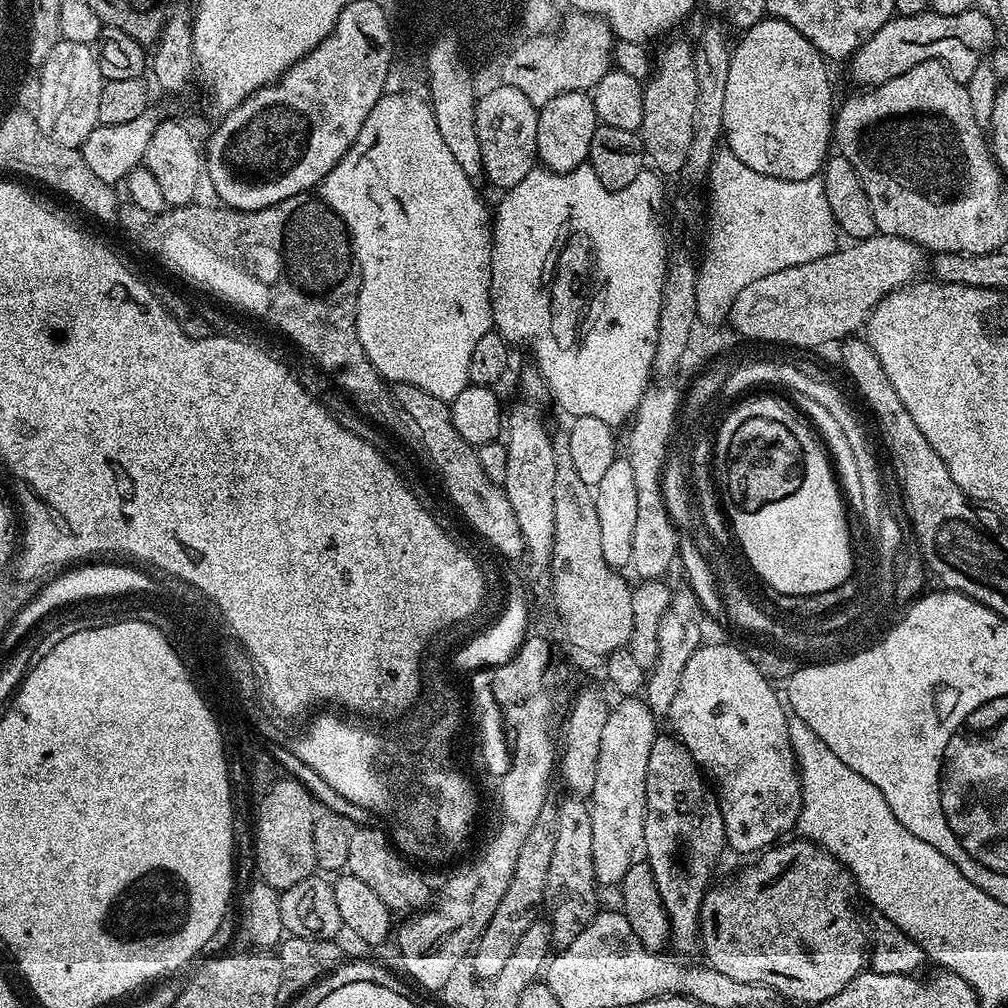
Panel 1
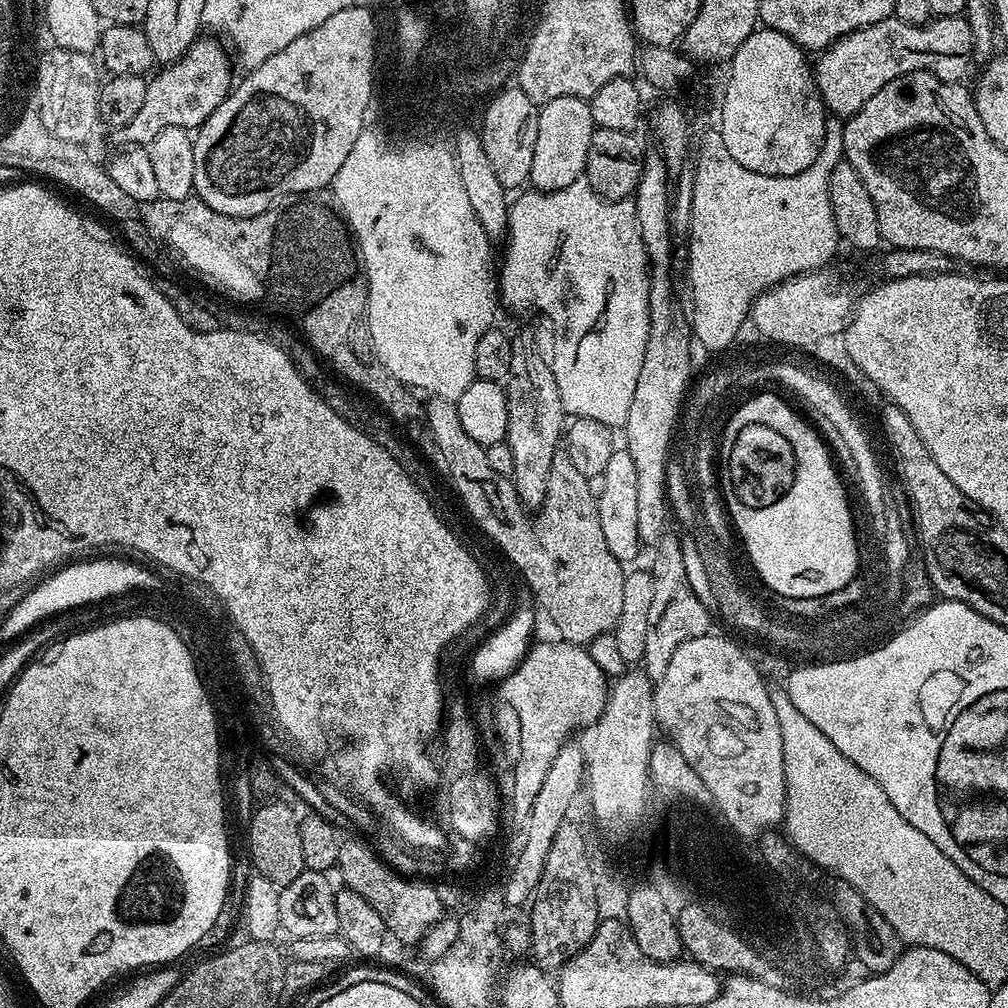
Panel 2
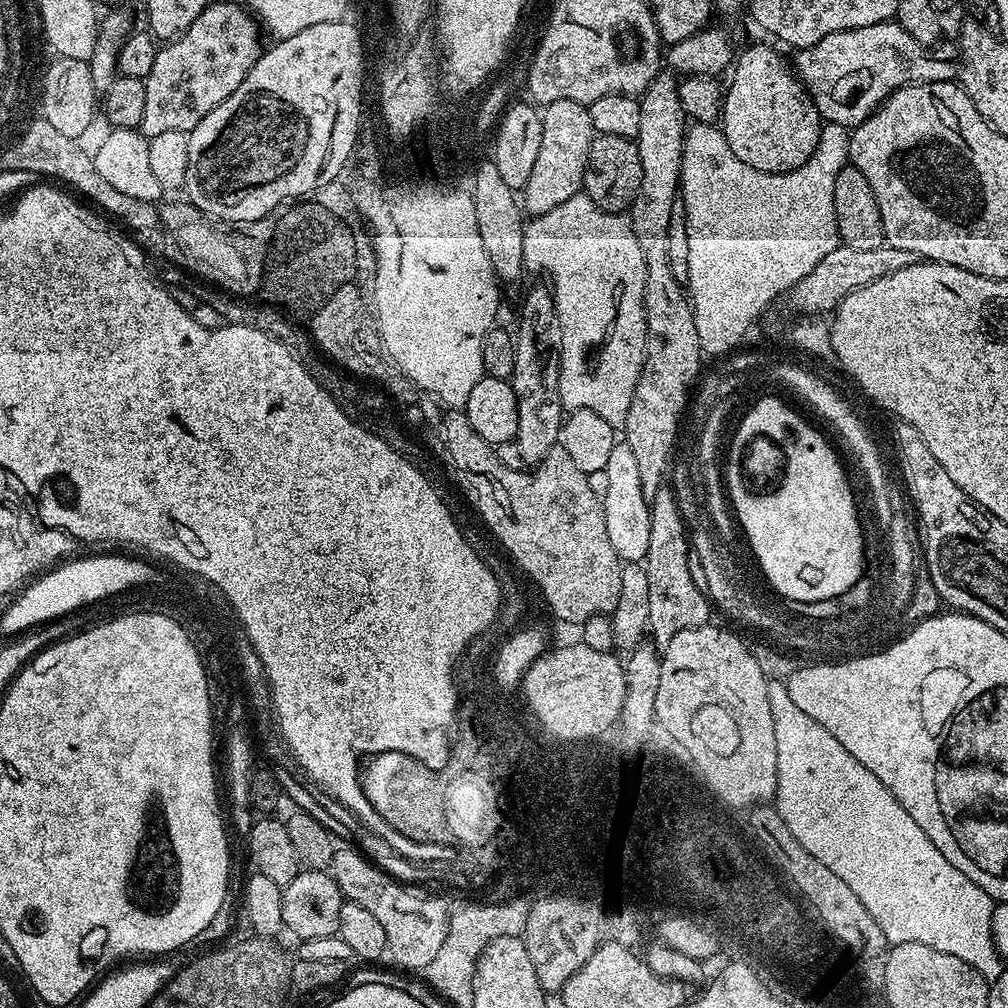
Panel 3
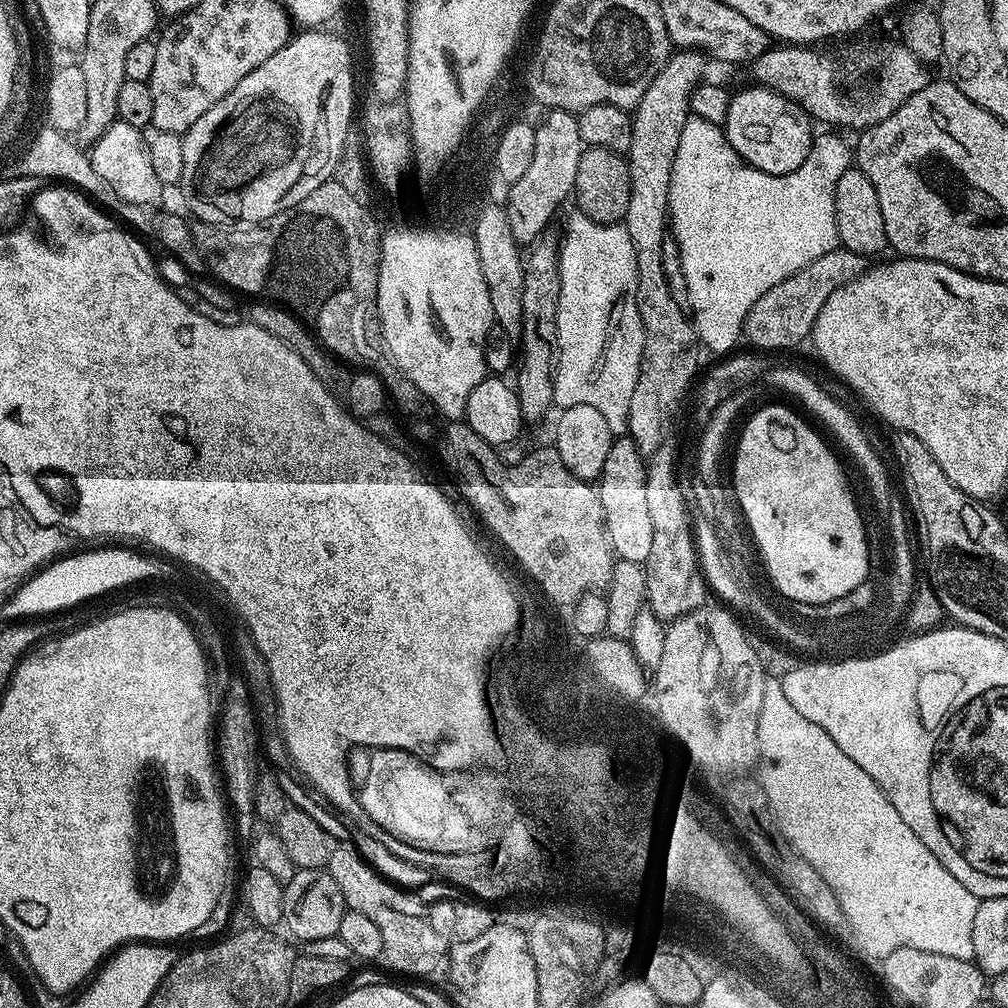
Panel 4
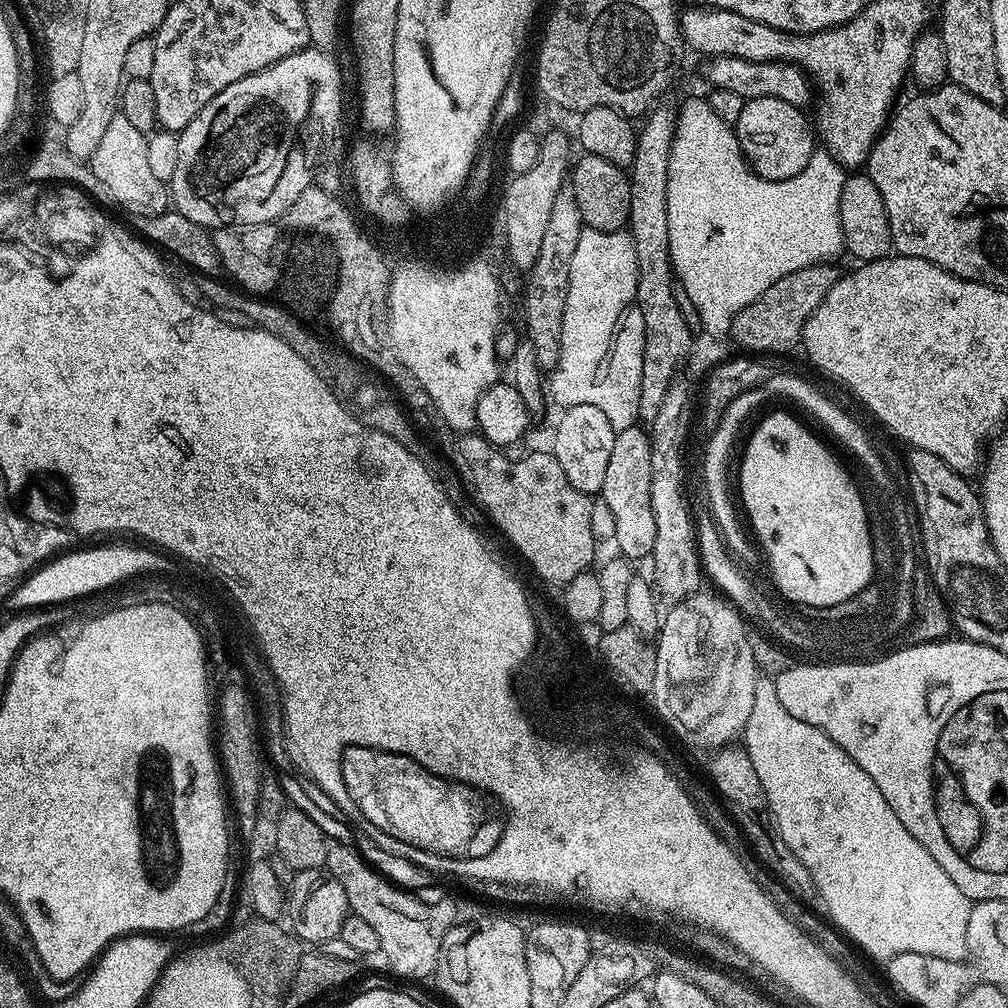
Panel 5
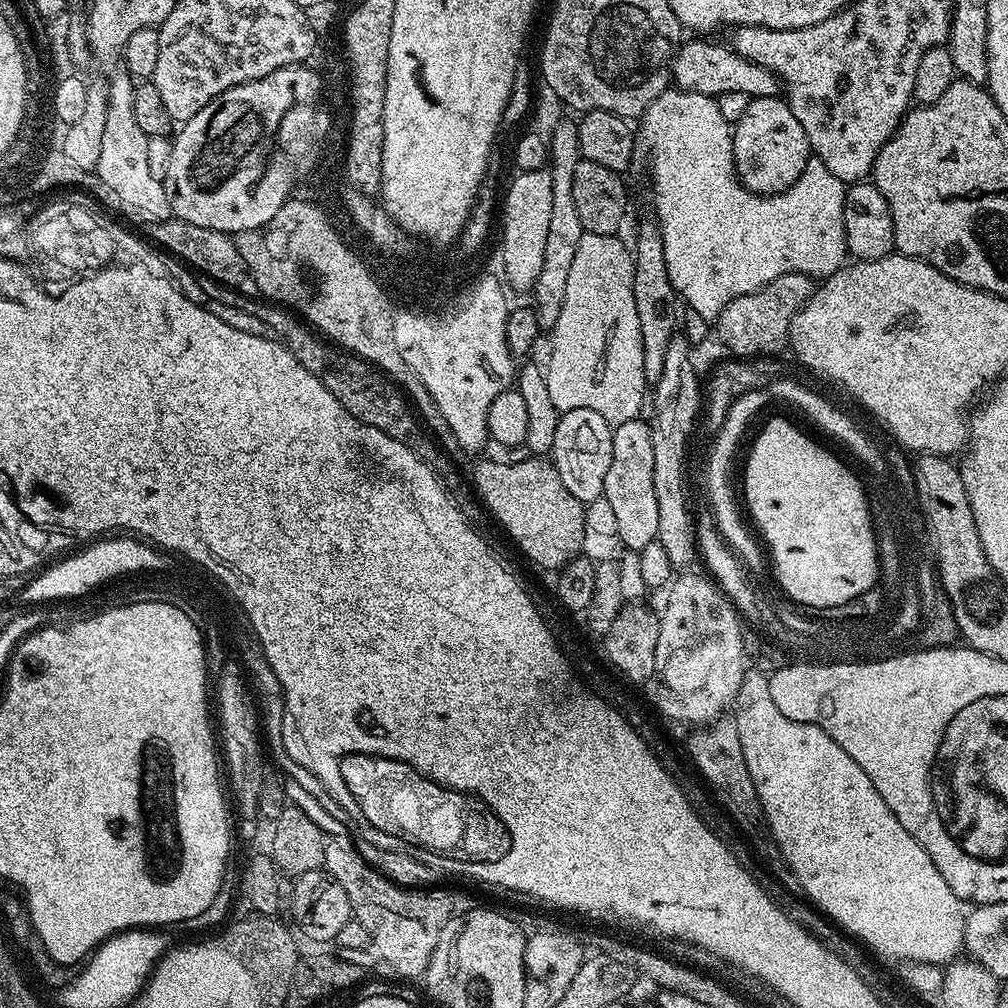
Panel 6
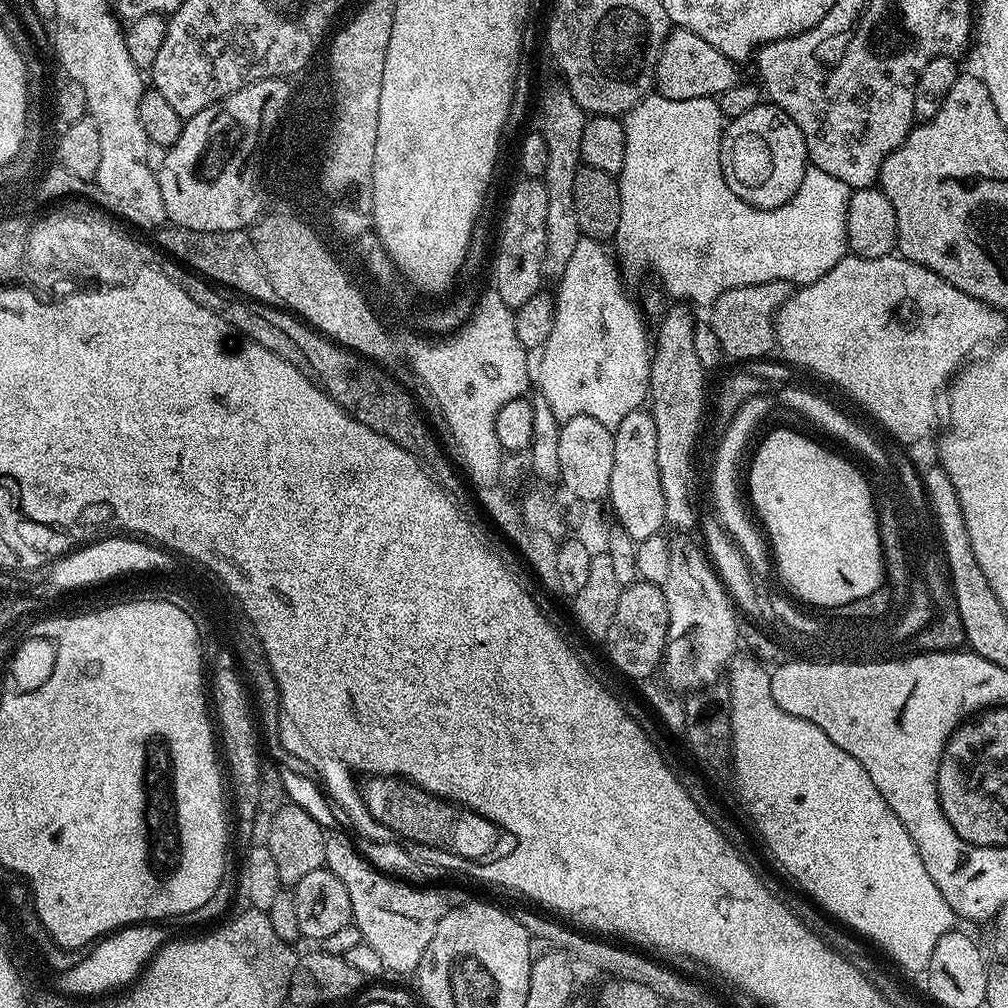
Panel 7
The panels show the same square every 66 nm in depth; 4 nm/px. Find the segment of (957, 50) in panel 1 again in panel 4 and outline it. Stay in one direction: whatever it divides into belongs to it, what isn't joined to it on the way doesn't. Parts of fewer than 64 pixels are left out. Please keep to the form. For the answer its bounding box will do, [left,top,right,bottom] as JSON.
[750,40,930,130]

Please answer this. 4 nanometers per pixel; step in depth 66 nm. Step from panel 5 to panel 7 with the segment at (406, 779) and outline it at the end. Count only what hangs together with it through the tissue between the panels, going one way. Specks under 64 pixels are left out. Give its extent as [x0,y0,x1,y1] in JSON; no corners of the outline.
[359,775,461,848]

